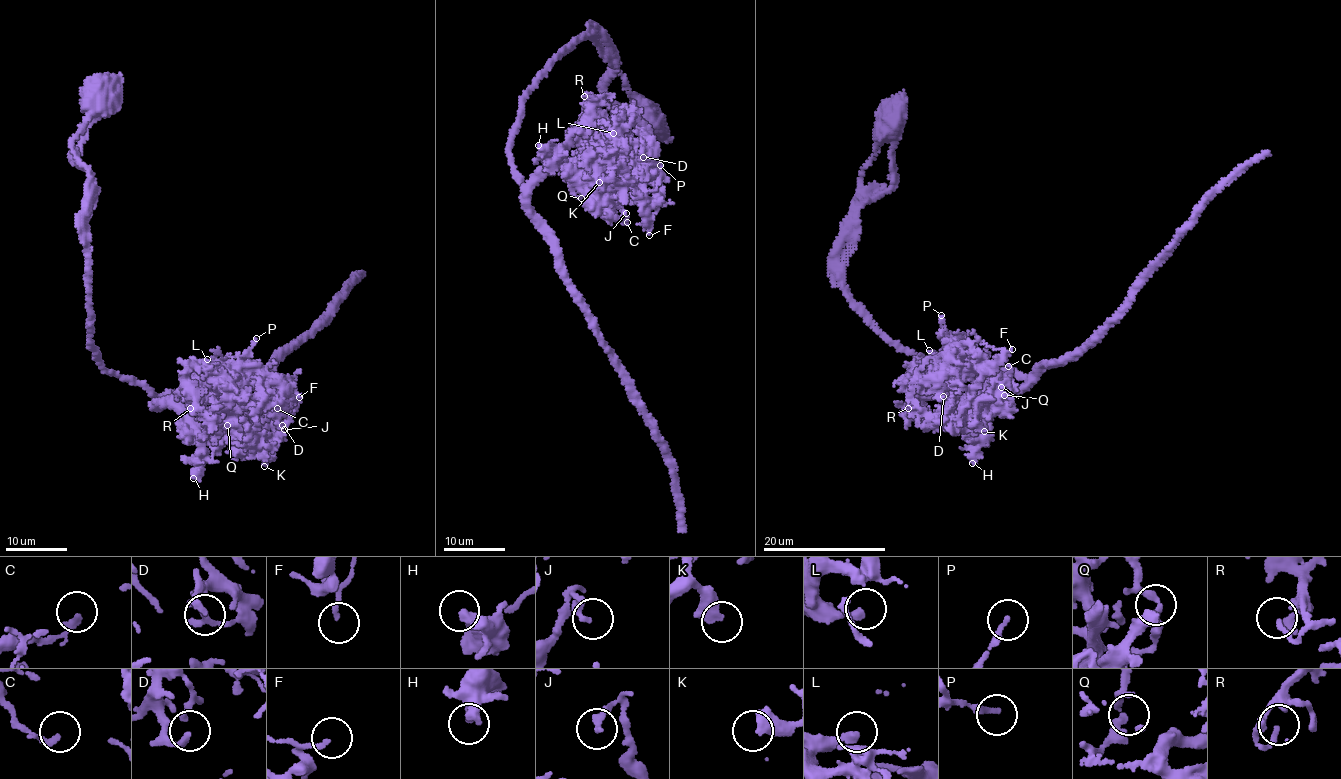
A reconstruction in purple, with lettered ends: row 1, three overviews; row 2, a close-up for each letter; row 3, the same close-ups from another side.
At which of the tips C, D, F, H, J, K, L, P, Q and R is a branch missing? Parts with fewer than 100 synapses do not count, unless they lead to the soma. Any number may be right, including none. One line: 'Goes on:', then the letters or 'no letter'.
Goes on: no letter

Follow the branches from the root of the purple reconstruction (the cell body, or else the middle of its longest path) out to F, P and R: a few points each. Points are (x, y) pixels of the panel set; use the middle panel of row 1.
F: (651, 118), (584, 33), (526, 94), (510, 149), (524, 203), (564, 159), (610, 165), (644, 199), (649, 235)
P: (651, 118), (610, 68), (612, 50), (584, 33), (526, 94), (510, 165), (524, 203), (553, 168), (660, 165)
R: (651, 118), (584, 33), (523, 100), (510, 149), (523, 203), (553, 168), (621, 165), (583, 121), (584, 96)

